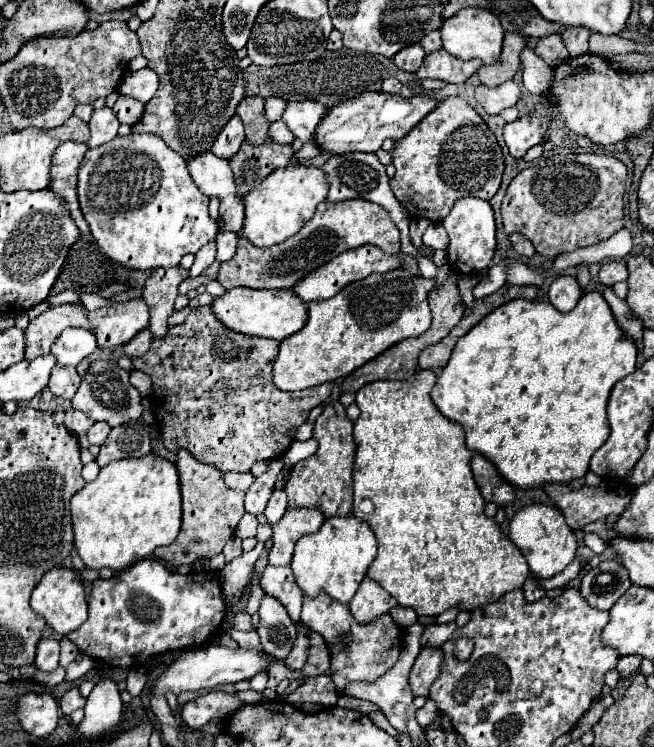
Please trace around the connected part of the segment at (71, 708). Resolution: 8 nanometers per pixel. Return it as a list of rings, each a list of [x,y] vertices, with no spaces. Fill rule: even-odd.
[[[71,688],[71,690],[65,692],[65,696],[61,698],[59,708],[61,708],[61,712],[63,712],[65,716],[69,716],[69,714],[75,712],[77,708],[83,708],[83,706],[85,706],[85,700],[87,700],[87,698],[81,696],[79,688]]]

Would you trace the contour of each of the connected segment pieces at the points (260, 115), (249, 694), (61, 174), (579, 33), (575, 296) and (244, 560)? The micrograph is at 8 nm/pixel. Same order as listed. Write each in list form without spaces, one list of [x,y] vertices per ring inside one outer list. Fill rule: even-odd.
[[[247,96],[241,100],[241,104],[237,108],[237,116],[241,118],[241,122],[245,126],[245,142],[249,142],[249,144],[271,142],[271,136],[269,136],[271,122],[265,116],[263,104],[265,104],[265,98]]]
[[[219,690],[207,692],[187,702],[181,710],[181,718],[189,728],[201,728],[213,718],[233,716],[233,712],[241,708],[241,704],[257,704],[257,702],[263,702],[263,694],[253,692],[253,690],[233,692],[233,694],[219,692]]]
[[[63,142],[55,156],[53,156],[53,168],[51,168],[51,190],[61,194],[63,200],[69,204],[69,210],[71,210],[71,216],[77,224],[77,228],[81,230],[83,238],[91,244],[95,244],[91,240],[91,232],[87,228],[87,222],[81,214],[81,208],[79,208],[79,200],[77,200],[77,170],[79,170],[79,164],[83,160],[87,152],[87,144],[75,144],[75,142]]]
[[[567,28],[561,34],[561,40],[563,40],[565,48],[569,50],[571,58],[589,54],[589,34],[583,34],[583,28]]]
[[[559,276],[549,288],[549,302],[559,312],[569,312],[581,298],[583,290],[573,276]]]
[[[257,542],[255,548],[251,552],[245,552],[241,554],[239,558],[231,560],[223,570],[221,570],[221,588],[225,590],[225,600],[229,600],[229,608],[237,606],[245,588],[247,588],[247,582],[251,578],[251,572],[255,568],[255,562],[259,558],[259,554],[265,550],[264,542]]]

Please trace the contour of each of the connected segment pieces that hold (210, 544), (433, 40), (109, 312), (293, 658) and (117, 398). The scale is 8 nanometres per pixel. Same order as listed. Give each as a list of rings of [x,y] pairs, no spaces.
[[[179,450],[177,468],[181,476],[181,492],[183,492],[183,526],[177,536],[177,540],[169,546],[161,546],[155,550],[155,558],[173,566],[181,564],[193,564],[201,558],[213,558],[223,552],[225,542],[233,536],[239,520],[245,514],[243,498],[245,492],[237,492],[233,488],[227,488],[223,482],[223,472],[217,468],[203,464],[195,460],[189,452]]]
[[[433,30],[433,32],[425,34],[425,38],[421,40],[421,46],[423,46],[423,50],[425,50],[427,54],[439,50],[439,48],[441,48],[441,34],[439,34],[439,30]]]
[[[133,298],[97,308],[89,312],[89,320],[95,326],[99,348],[113,350],[149,326],[149,308],[143,298]]]
[[[297,626],[297,640],[289,652],[289,656],[285,658],[285,666],[291,670],[301,670],[305,660],[307,660],[307,652],[309,652],[309,636],[307,636],[309,628],[307,626]]]
[[[95,360],[81,378],[81,386],[71,398],[71,404],[93,420],[105,420],[109,426],[135,422],[143,414],[141,394],[129,384],[129,372],[121,370],[115,360]]]

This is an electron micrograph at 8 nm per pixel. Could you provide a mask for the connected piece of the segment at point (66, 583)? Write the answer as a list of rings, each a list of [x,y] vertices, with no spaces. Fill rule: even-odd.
[[[57,566],[45,572],[43,580],[35,586],[31,594],[31,608],[45,618],[45,622],[61,636],[77,630],[85,620],[87,620],[87,600],[85,600],[85,590],[79,580],[79,574],[73,568]]]

